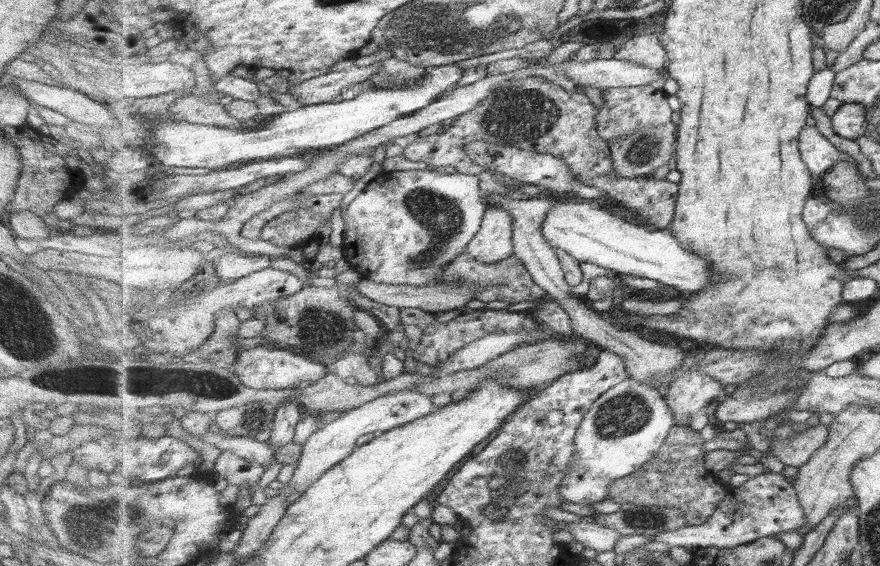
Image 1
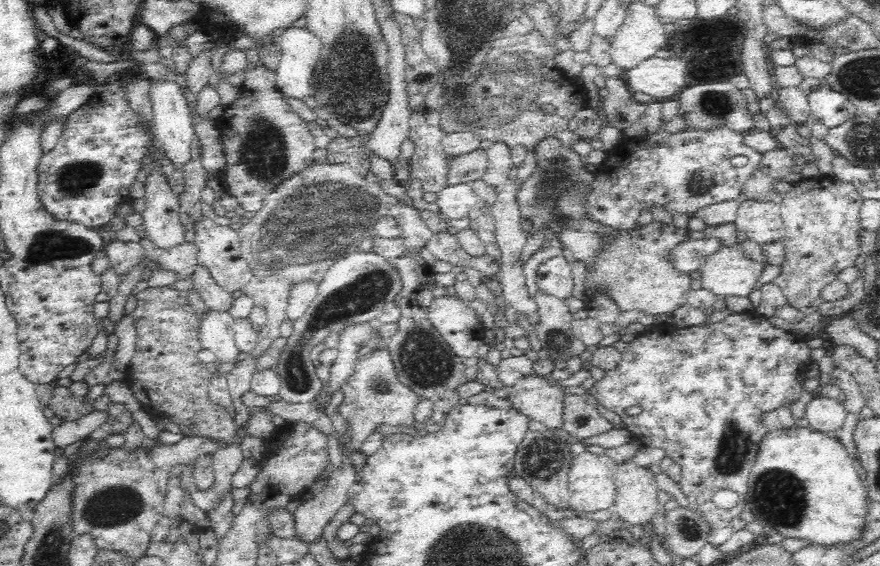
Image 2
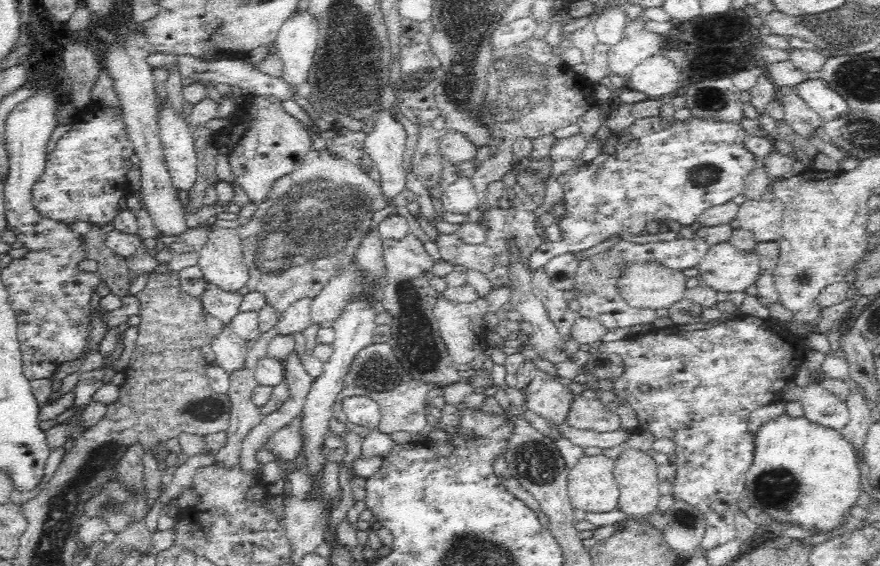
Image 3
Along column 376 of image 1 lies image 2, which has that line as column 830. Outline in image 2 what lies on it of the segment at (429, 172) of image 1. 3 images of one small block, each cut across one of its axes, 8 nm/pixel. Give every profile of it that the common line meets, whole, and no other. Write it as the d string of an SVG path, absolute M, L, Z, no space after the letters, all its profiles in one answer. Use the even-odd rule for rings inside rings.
M823 175L801 179L781 195L786 256L781 273L771 283L782 289L788 305L807 315L816 312L822 304L821 290L826 284L836 279L842 270L853 266L857 259L863 198L853 184Z

